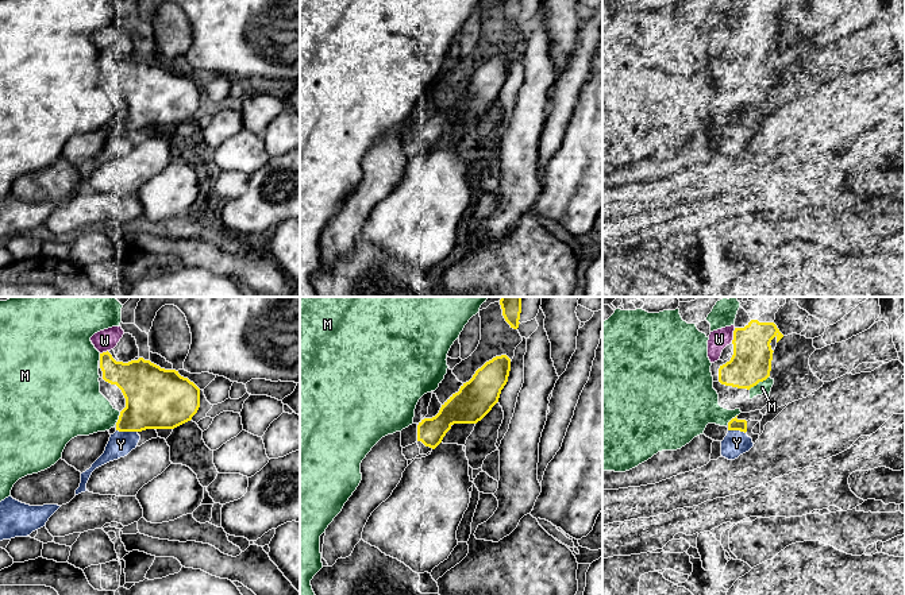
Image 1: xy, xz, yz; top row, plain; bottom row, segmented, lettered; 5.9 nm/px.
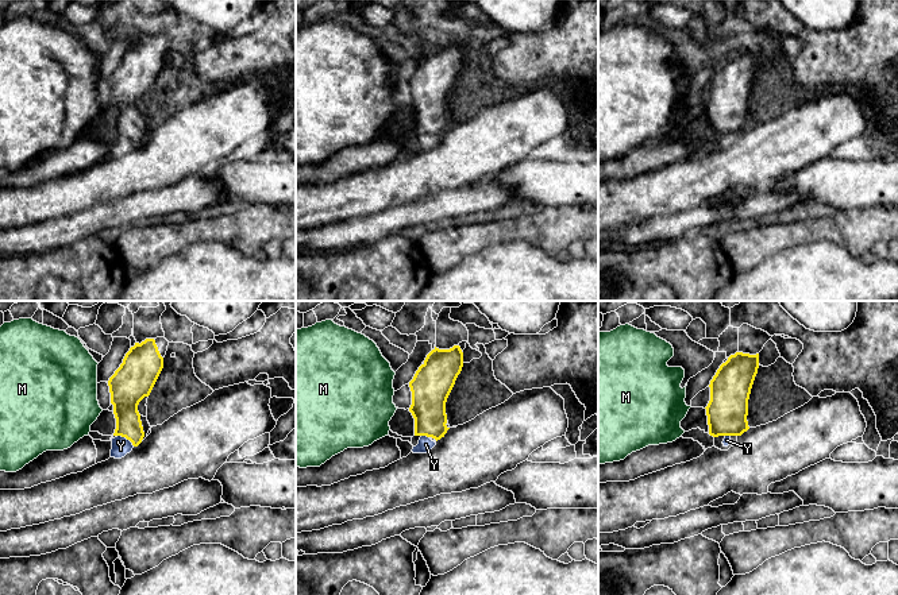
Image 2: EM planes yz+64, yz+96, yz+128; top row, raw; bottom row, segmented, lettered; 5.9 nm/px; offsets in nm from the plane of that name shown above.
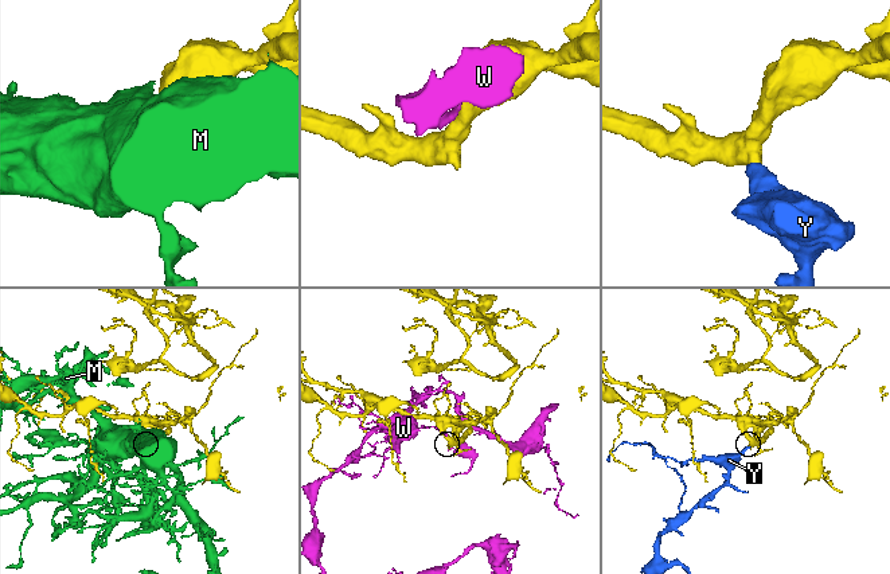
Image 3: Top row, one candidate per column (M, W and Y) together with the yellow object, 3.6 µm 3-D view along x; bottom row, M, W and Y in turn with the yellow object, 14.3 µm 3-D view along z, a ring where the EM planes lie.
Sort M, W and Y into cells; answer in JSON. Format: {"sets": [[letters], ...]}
{"sets": [["M"], ["W"], ["Y"]]}

